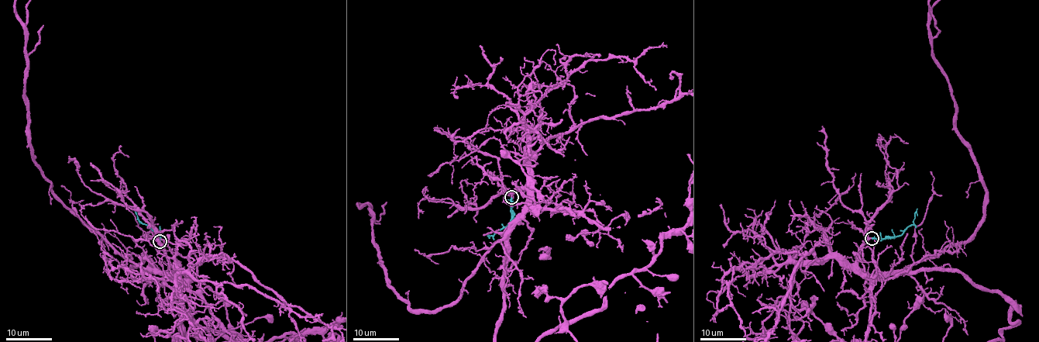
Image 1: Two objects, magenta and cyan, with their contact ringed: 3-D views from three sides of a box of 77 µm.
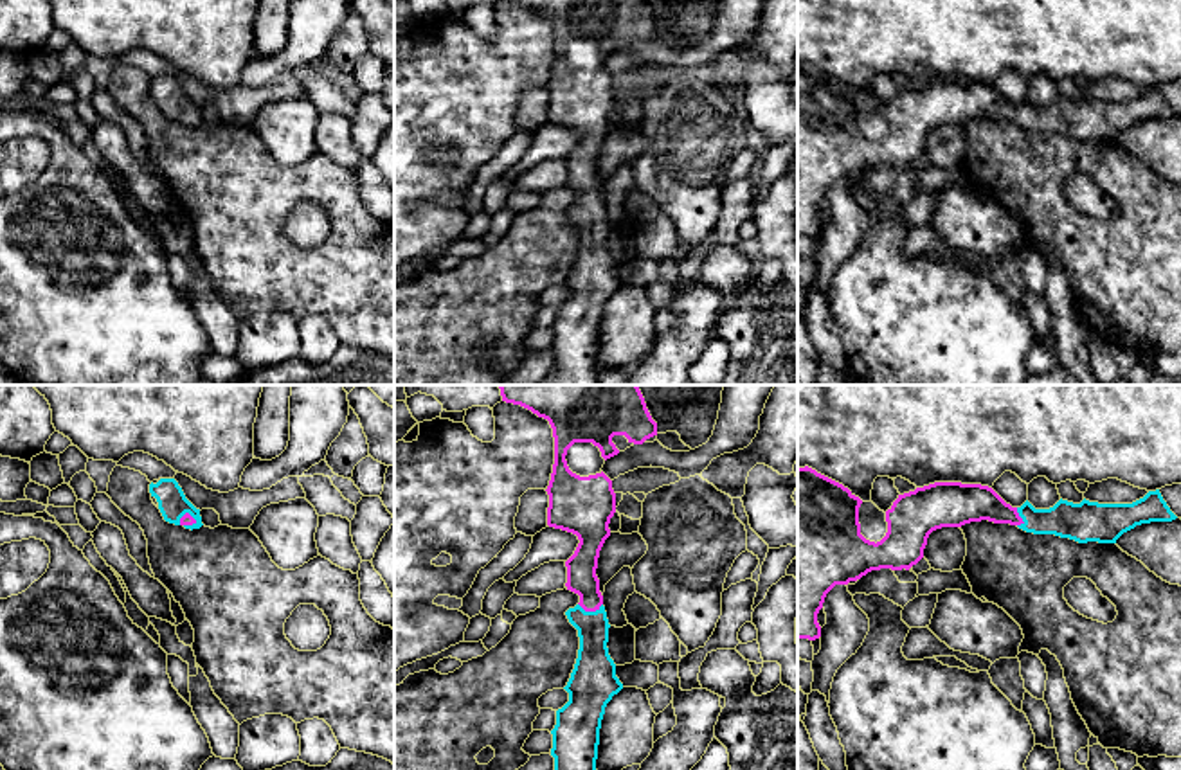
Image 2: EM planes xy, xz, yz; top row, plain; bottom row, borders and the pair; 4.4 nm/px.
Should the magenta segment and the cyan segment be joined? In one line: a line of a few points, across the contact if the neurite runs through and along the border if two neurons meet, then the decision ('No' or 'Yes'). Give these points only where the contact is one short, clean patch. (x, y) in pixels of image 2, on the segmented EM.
Line: xz (582, 580), (589, 590), (591, 610), (595, 666). Yes

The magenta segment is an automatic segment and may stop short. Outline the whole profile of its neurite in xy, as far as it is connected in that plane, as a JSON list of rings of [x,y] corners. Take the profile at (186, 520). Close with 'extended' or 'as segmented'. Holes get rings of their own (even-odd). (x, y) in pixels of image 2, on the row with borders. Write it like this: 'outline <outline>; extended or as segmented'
outline [[[160,479],[157,484],[149,484],[151,497],[157,498],[158,509],[166,522],[184,525],[185,529],[200,529],[202,516],[184,495],[175,479]]]; extended

